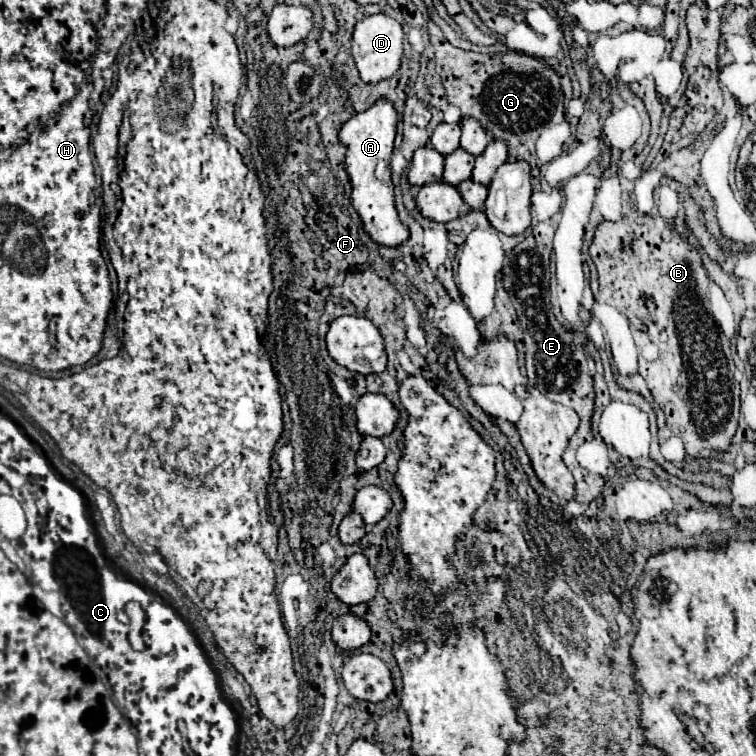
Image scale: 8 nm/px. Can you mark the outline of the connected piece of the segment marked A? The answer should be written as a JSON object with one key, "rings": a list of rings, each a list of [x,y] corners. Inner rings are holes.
{"rings":[[[382,98],[372,108],[346,120],[338,130],[338,140],[346,146],[344,166],[352,184],[352,194],[350,194],[352,206],[358,212],[362,220],[362,228],[368,232],[368,236],[376,244],[388,248],[400,246],[410,236],[408,228],[398,218],[394,206],[394,186],[390,180],[390,158],[394,148],[396,124],[398,124],[398,114],[394,106]]]}

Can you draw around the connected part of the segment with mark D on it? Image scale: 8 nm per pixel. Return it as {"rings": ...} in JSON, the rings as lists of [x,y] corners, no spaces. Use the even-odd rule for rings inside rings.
{"rings":[[[374,14],[356,24],[354,36],[352,36],[352,56],[356,62],[356,68],[360,72],[362,82],[366,84],[378,84],[386,78],[390,78],[398,68],[402,60],[402,26],[386,16],[386,14]]]}

